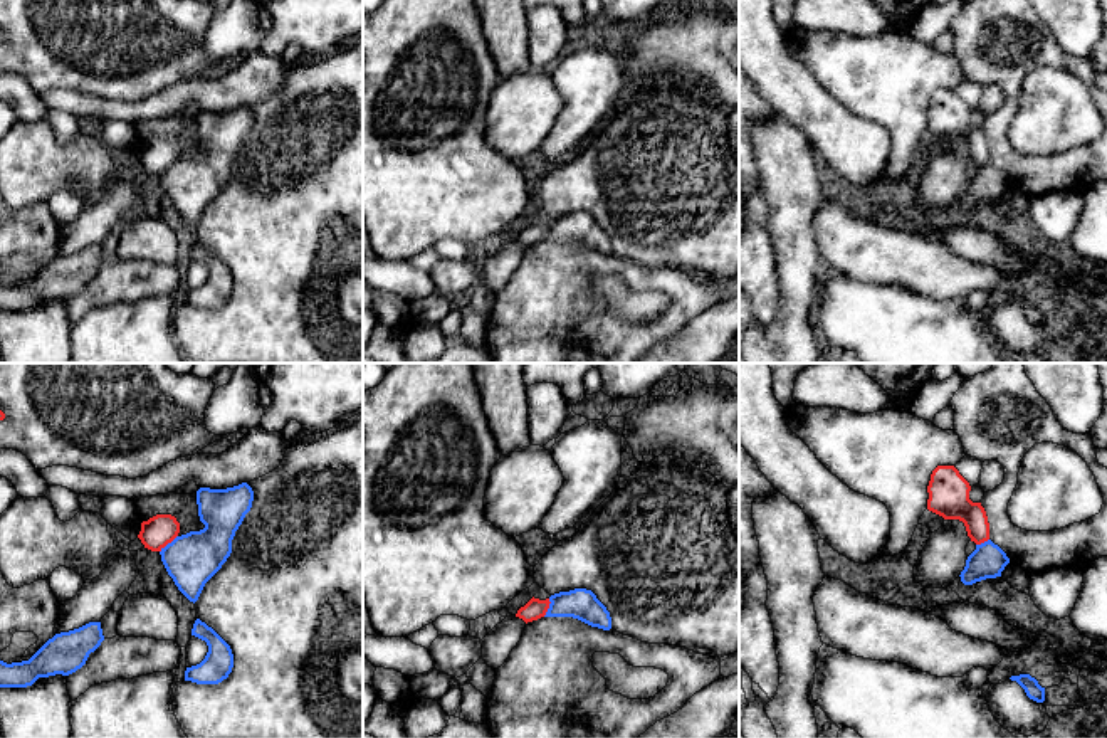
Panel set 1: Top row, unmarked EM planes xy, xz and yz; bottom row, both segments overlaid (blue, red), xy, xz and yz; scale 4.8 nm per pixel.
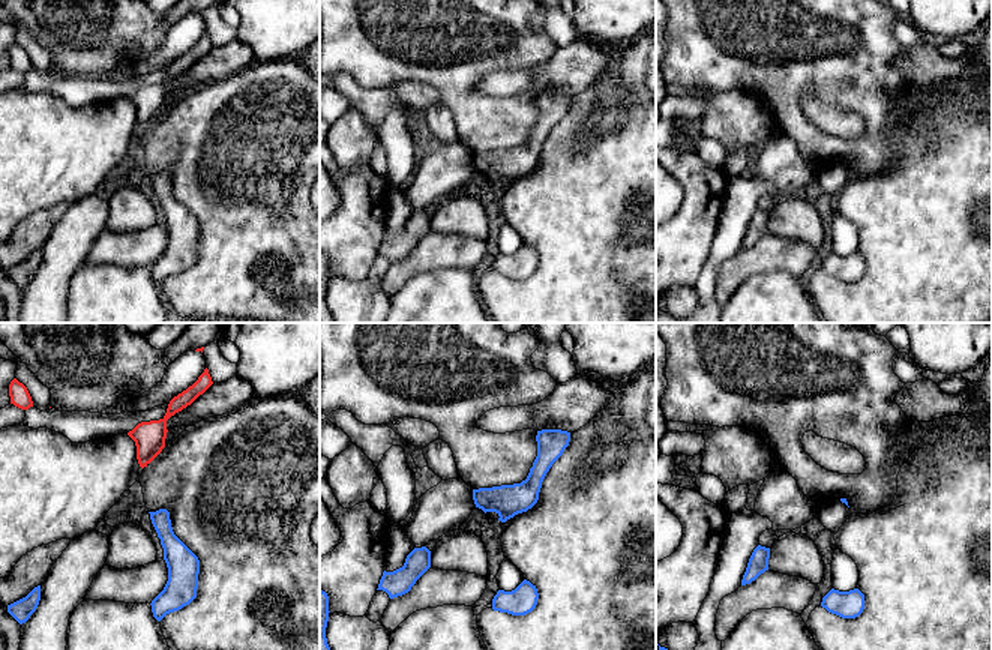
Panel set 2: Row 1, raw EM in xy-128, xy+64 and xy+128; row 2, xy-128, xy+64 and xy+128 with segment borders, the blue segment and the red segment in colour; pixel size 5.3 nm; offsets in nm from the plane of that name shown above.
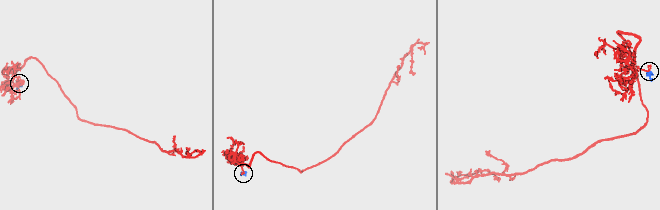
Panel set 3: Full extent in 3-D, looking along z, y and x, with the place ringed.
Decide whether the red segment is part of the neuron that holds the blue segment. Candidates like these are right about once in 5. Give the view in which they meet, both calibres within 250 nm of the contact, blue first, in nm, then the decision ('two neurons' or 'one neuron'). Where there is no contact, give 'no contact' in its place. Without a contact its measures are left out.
contact in xy; calibres 240 and 150 nm; two neurons

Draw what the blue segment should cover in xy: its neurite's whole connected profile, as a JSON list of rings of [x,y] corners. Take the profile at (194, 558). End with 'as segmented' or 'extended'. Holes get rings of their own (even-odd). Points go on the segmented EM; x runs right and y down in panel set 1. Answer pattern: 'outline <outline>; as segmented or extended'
outline [[[247,482],[227,489],[200,488],[197,491],[197,504],[200,521],[205,525],[200,531],[190,531],[176,536],[171,543],[161,548],[161,561],[173,578],[178,590],[190,600],[197,602],[205,583],[222,568],[232,553],[232,540],[250,511],[254,491]]]; as segmented

